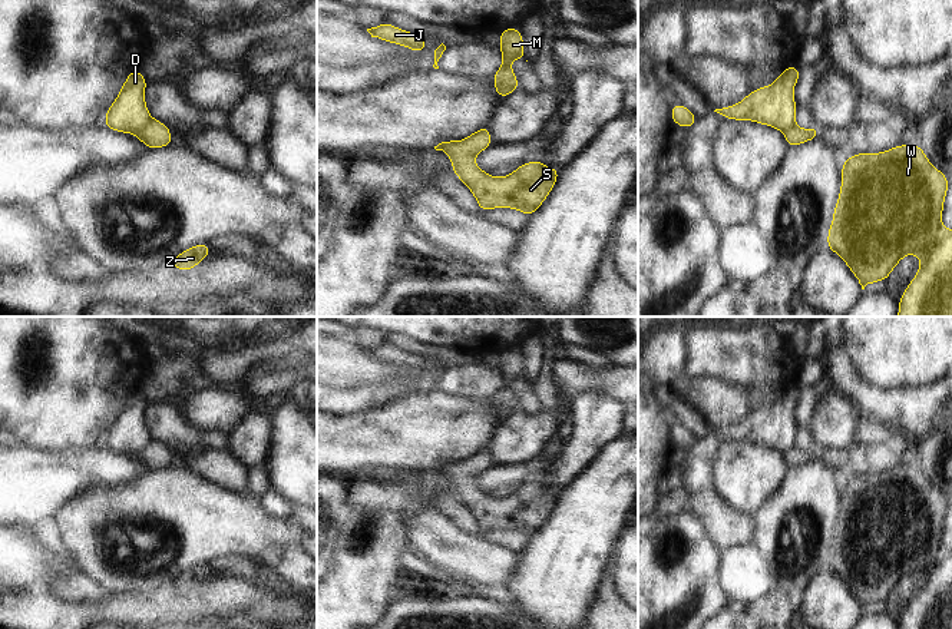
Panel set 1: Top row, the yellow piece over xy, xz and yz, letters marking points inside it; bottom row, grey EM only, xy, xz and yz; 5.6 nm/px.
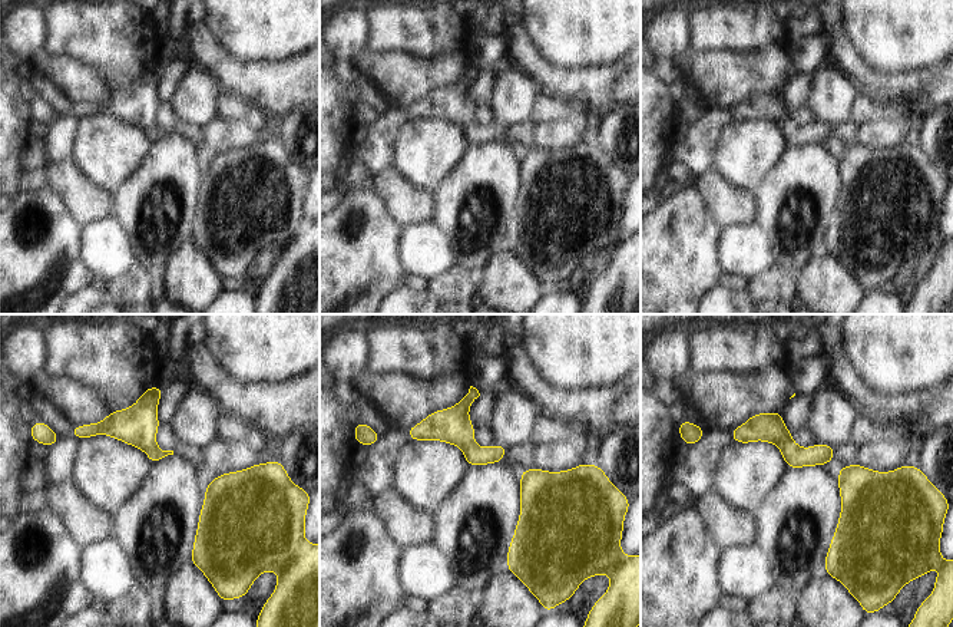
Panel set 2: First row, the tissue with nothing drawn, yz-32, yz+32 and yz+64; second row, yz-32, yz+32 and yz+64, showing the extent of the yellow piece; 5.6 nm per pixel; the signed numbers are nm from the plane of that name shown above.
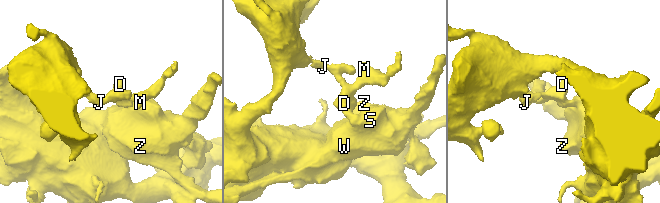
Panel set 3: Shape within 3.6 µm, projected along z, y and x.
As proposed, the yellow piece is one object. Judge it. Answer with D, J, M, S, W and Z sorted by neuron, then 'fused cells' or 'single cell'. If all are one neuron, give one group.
groups D J / M S W Z; fused cells

